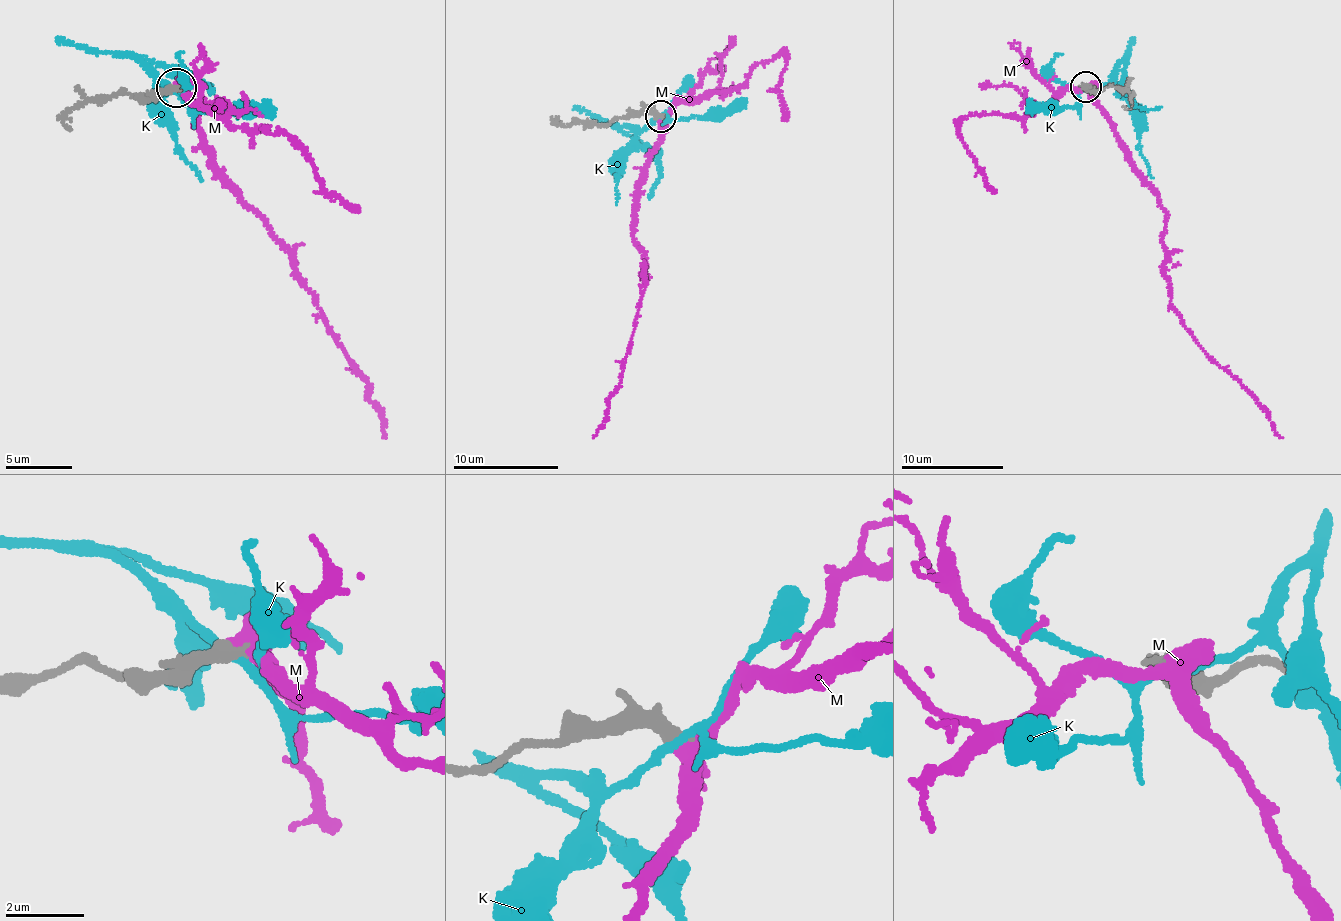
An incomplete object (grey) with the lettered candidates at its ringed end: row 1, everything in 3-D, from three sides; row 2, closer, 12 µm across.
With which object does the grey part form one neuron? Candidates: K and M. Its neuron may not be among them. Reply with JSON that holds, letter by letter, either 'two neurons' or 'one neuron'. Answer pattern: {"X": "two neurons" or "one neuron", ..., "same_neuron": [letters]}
{"K": "two neurons", "M": "one neuron", "same_neuron": ["M"]}

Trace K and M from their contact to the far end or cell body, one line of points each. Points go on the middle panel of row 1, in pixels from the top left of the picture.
K: (659, 117), (642, 129), (620, 129), (649, 147), (660, 176), (649, 199)
M: (659, 117), (657, 142), (642, 167), (630, 228), (644, 262), (642, 290), (624, 367), (593, 437)

